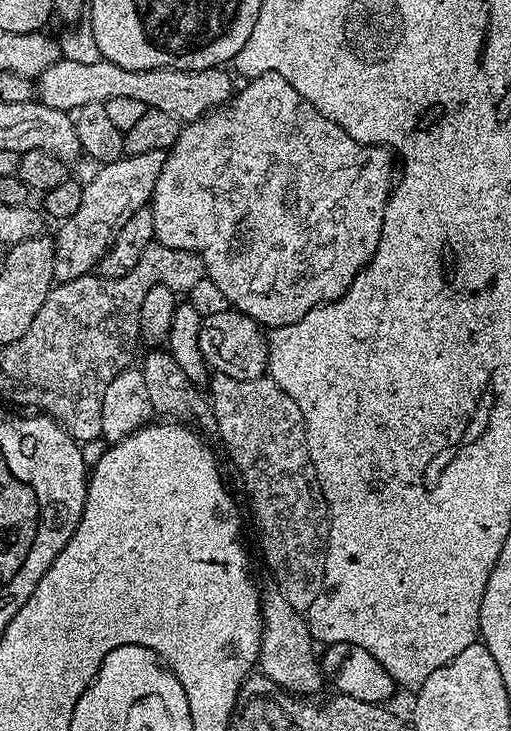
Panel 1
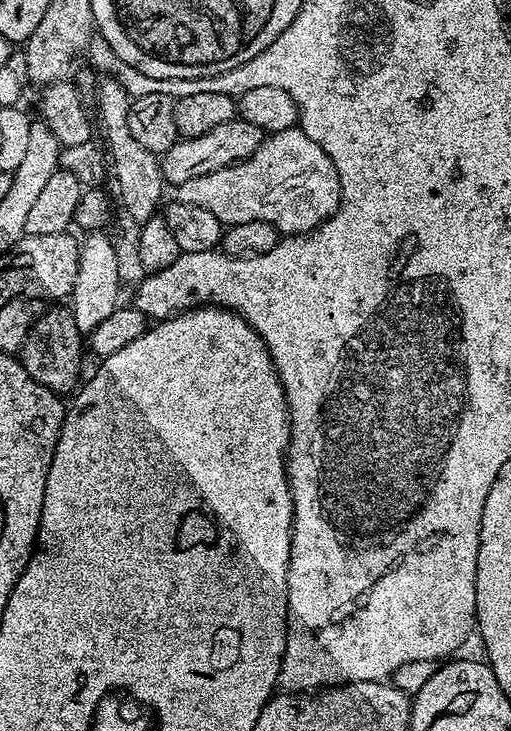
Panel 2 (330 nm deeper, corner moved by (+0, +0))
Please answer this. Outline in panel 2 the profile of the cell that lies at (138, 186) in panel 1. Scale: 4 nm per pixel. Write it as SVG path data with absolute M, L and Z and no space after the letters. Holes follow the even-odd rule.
M242 119L222 122L222 126L214 126L207 134L198 134L198 138L177 139L170 150L160 156L160 169L164 175L165 185L175 186L182 182L190 182L190 178L202 178L202 174L214 174L214 170L222 170L231 164L242 162L258 150L265 133L254 122Z

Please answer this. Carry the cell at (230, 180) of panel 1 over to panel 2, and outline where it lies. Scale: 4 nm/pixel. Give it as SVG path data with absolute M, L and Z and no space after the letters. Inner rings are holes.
M299 126L265 135L258 150L254 150L250 158L222 170L214 170L214 174L190 178L190 182L175 185L174 192L175 199L210 210L210 214L214 214L214 218L218 218L225 226L257 220L270 222L280 233L290 236L303 236L305 232L312 232L319 224L326 222L340 205L340 183L334 162L328 157L326 150L308 137Z

